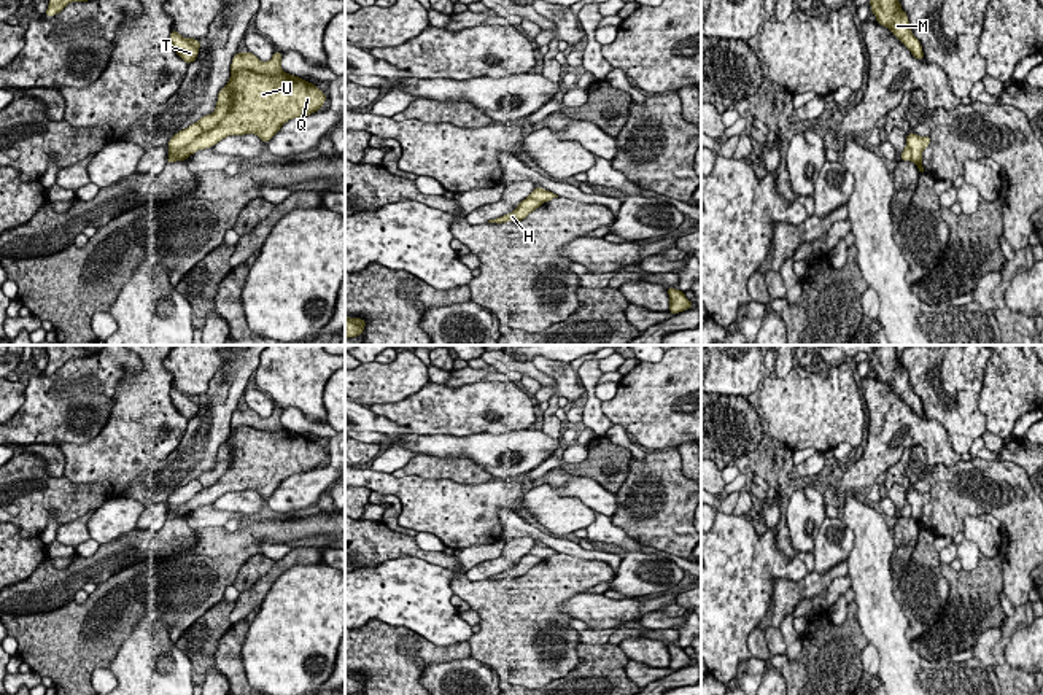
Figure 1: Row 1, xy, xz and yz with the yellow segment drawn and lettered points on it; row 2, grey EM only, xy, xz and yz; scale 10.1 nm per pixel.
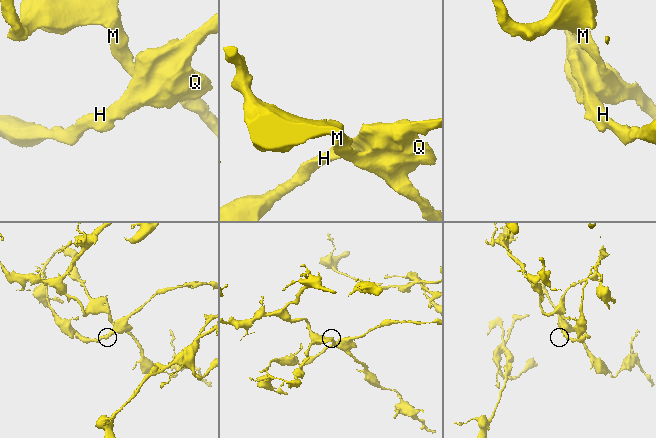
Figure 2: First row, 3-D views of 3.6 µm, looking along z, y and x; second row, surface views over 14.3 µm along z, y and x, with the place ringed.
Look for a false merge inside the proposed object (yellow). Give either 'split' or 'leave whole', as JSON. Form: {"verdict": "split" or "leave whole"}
{"verdict": "split"}

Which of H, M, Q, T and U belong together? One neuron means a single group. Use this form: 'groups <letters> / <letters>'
groups H / M Q T U

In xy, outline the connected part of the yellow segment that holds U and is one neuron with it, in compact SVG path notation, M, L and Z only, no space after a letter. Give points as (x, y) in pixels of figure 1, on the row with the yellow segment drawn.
M242 68L231 75L227 84L232 87L232 110L211 130L178 151L180 161L229 135L256 134L267 143L285 122L308 116L326 102L315 84L289 73L270 76Z

